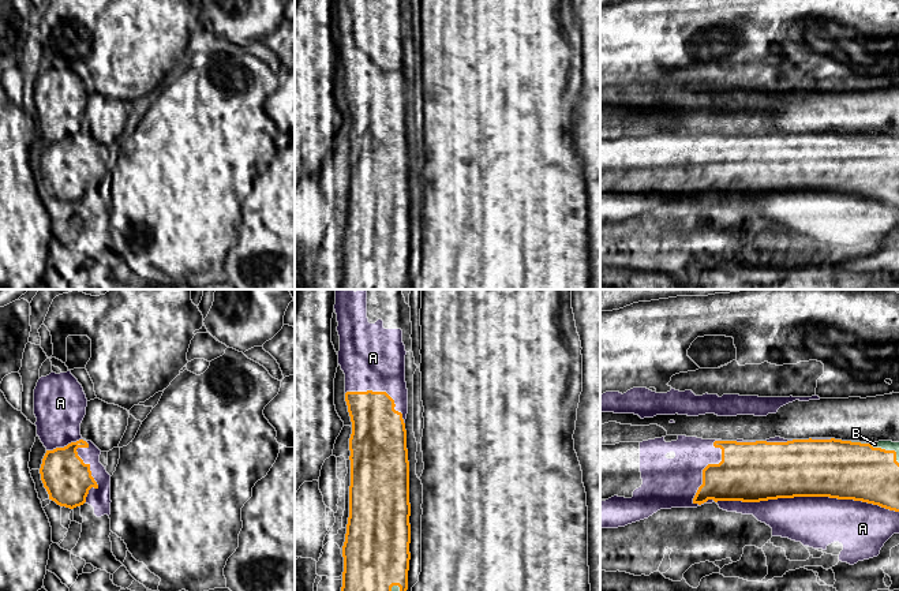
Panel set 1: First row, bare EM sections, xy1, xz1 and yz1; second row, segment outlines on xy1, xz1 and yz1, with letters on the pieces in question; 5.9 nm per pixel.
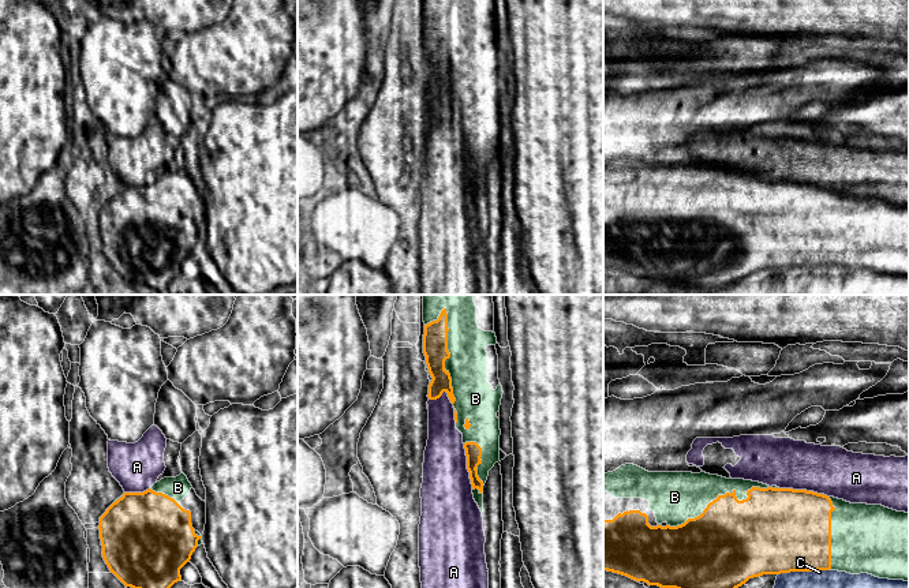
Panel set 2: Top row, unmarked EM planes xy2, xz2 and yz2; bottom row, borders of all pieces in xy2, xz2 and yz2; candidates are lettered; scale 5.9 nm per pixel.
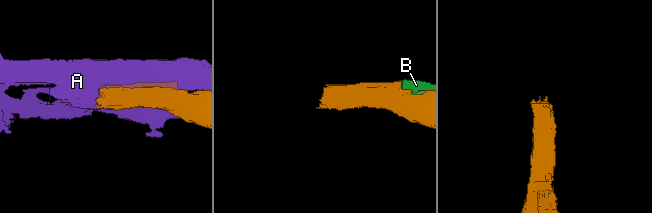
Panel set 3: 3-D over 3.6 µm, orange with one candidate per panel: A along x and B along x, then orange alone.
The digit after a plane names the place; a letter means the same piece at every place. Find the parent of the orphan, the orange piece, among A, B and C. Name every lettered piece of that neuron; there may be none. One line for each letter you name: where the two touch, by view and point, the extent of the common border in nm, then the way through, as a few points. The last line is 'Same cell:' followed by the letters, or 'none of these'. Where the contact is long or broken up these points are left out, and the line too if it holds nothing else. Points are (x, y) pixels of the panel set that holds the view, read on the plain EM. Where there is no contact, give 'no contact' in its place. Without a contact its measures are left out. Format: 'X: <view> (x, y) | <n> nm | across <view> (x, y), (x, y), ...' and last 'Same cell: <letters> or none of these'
B: xz2 (444, 60) | 700 nm
Same cell: B

